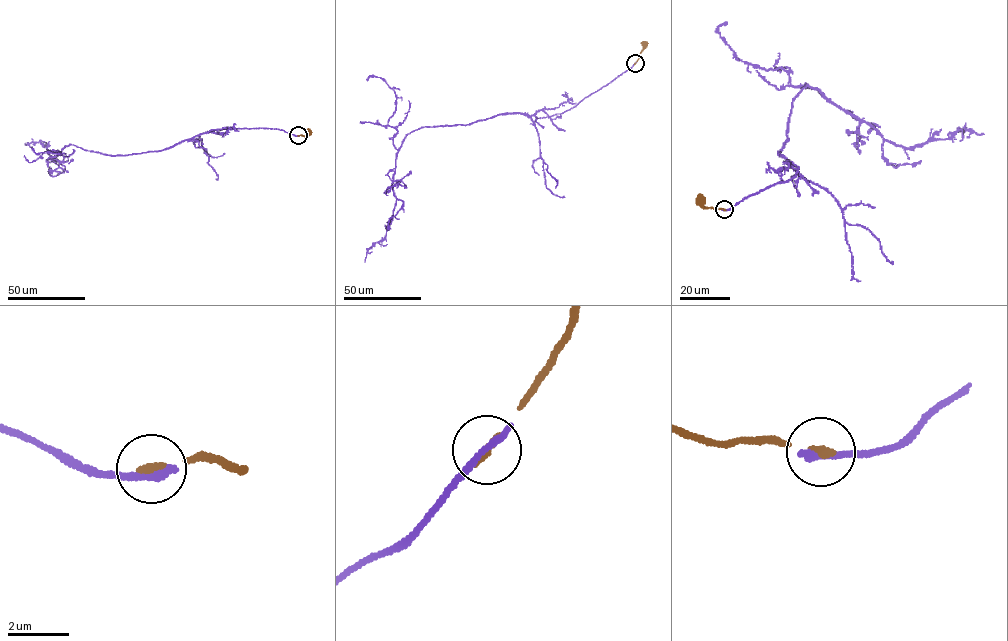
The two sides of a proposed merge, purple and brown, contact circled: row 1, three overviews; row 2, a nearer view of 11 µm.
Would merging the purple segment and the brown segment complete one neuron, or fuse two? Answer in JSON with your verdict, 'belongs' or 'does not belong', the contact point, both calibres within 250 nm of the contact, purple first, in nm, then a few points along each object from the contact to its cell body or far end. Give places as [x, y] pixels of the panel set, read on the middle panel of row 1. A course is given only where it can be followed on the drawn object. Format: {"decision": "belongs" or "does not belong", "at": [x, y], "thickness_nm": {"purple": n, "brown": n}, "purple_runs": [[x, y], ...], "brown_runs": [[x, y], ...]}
{"decision": "does not belong", "at": [635, 63], "thickness_nm": {"purple": 300, "brown": 240}, "purple_runs": [[635, 63], [562, 113], [507, 113], [408, 133], [397, 153], [391, 222], [364, 262]], "brown_runs": [[635, 64], [644, 44]]}

